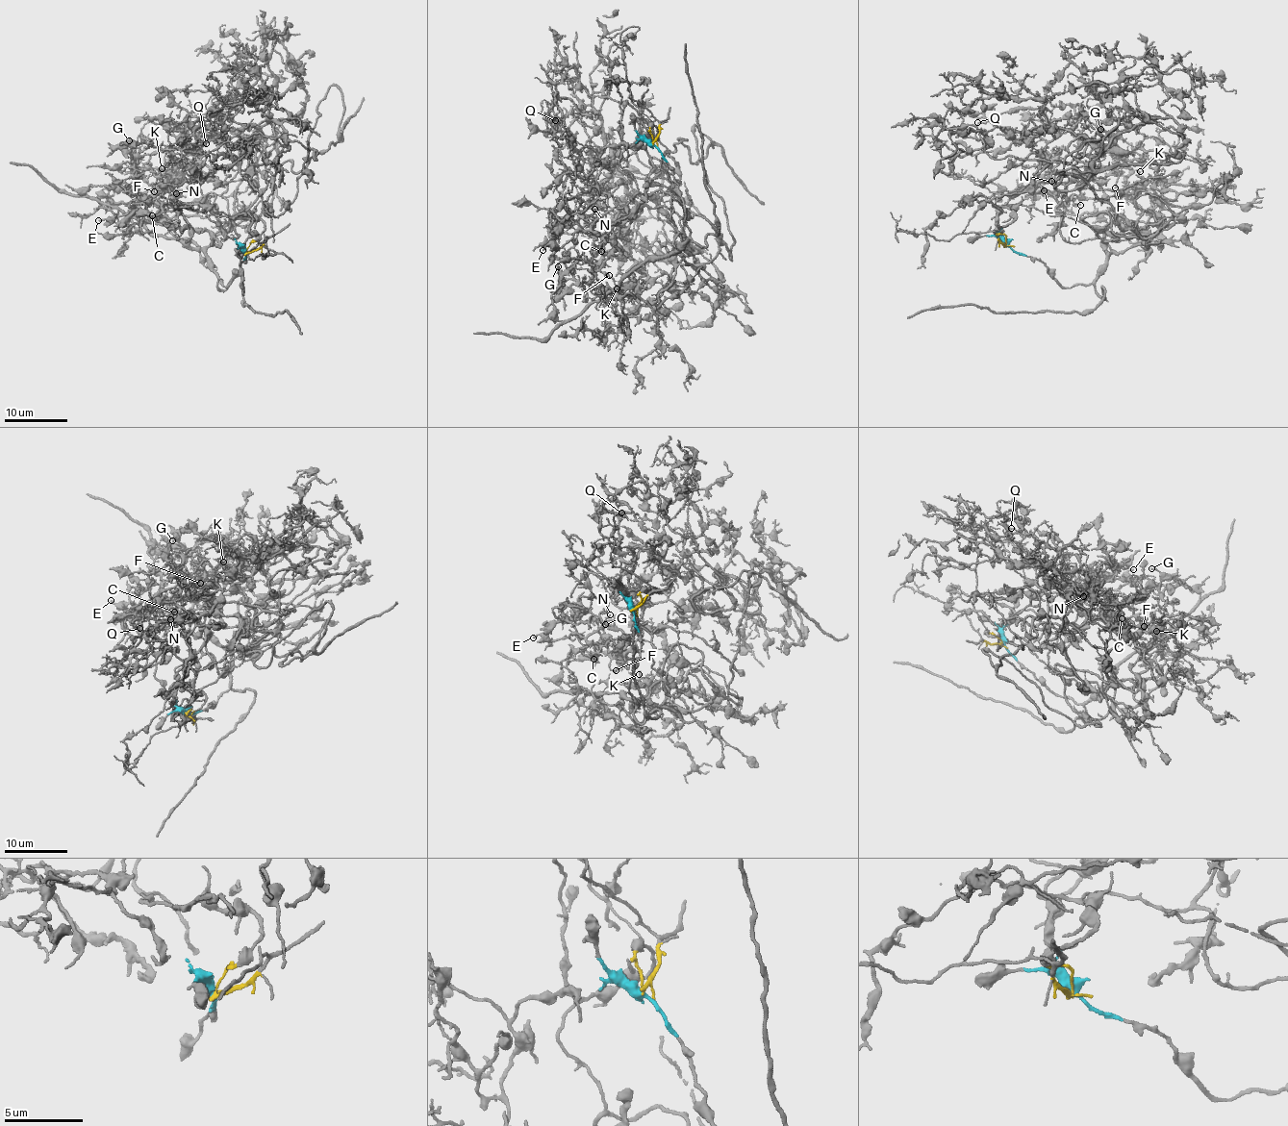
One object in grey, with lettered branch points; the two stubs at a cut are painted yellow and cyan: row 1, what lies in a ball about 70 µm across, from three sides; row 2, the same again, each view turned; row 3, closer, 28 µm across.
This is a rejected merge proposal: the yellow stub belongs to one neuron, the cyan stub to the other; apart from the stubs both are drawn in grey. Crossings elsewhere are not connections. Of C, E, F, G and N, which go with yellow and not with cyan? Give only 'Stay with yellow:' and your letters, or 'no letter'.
Stay with yellow: C, E, F, G, N

